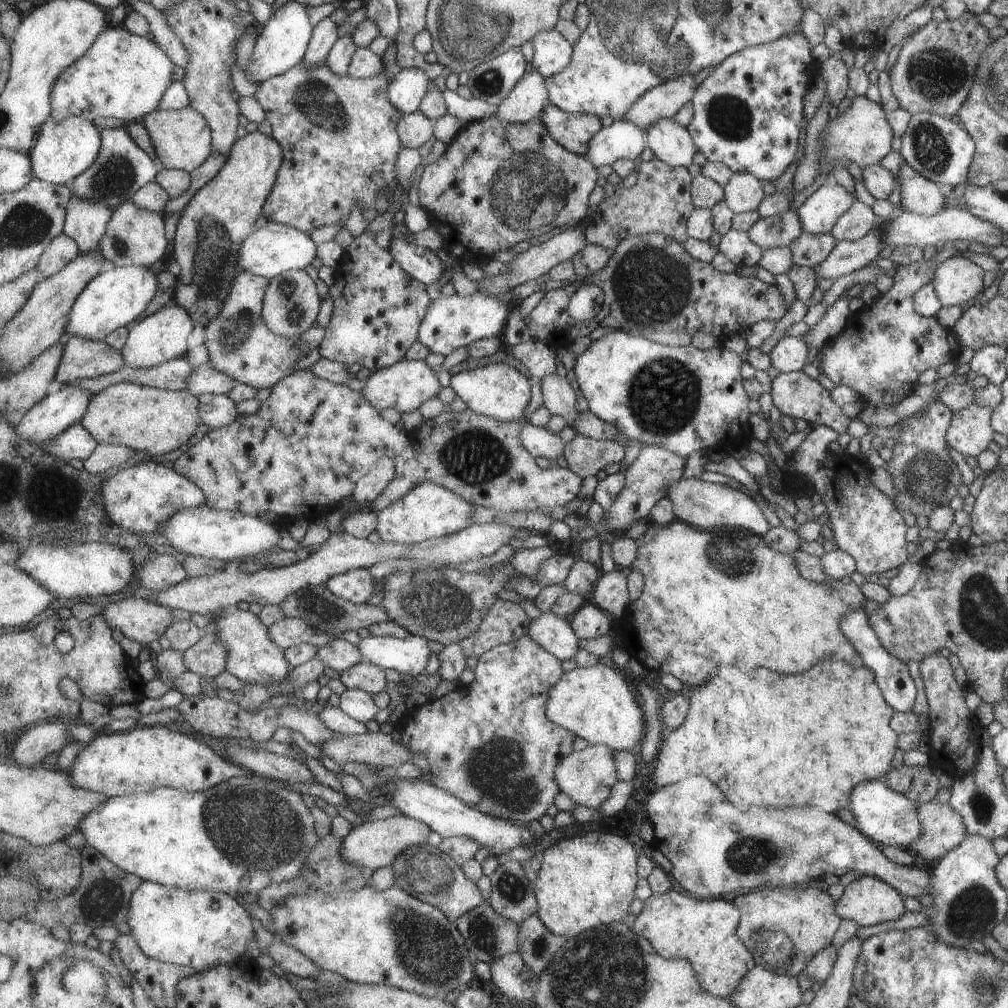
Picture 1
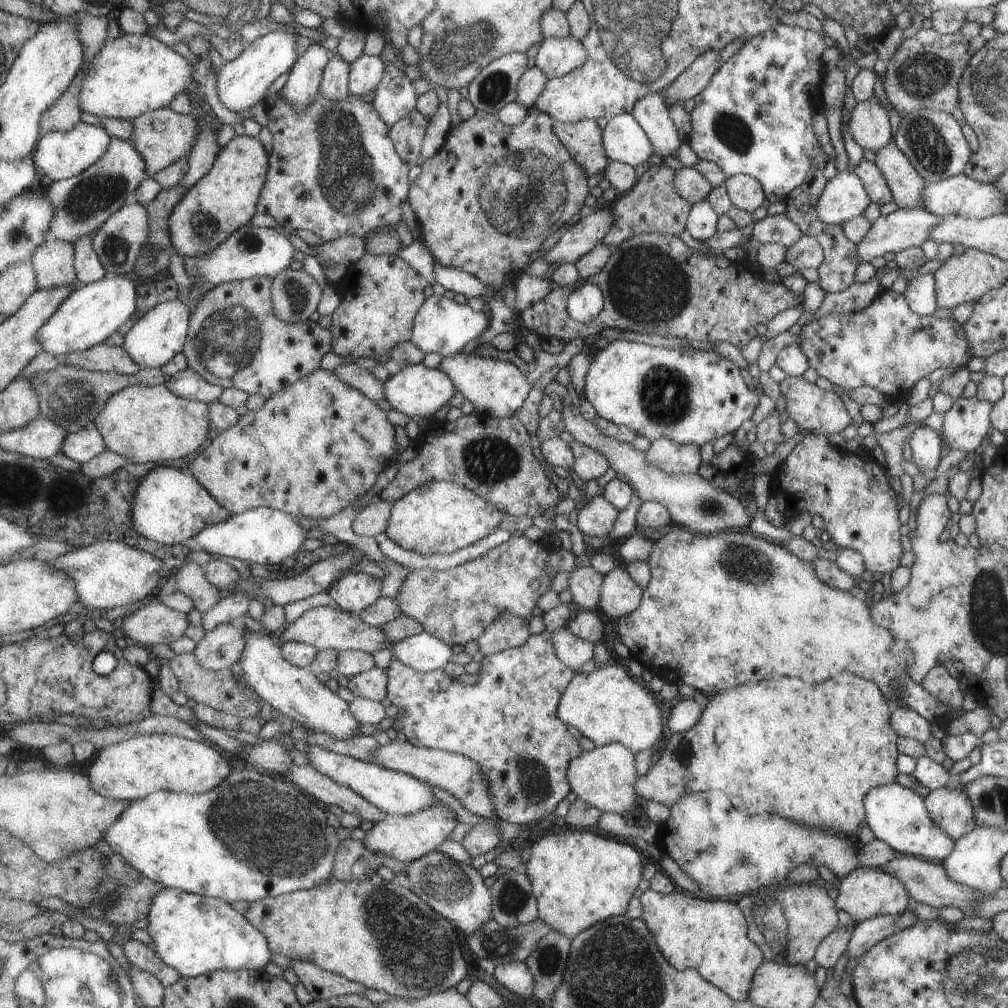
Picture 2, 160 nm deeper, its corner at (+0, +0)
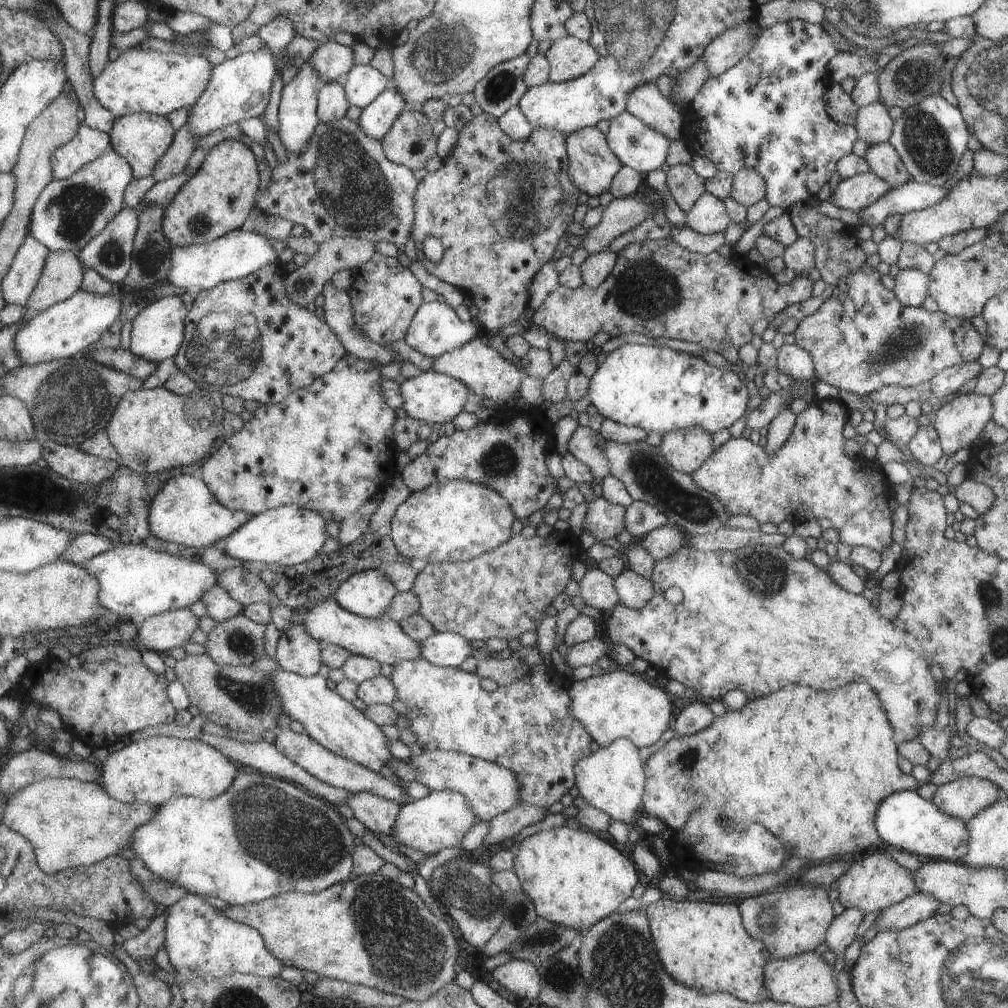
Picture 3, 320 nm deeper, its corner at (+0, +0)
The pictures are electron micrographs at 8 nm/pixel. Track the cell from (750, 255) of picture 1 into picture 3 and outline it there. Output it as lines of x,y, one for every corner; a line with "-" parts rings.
672,224
671,226
672,228
667,239
671,239
674,243
692,252
706,255
716,251
721,245
725,244
723,232
702,235
685,224
680,227

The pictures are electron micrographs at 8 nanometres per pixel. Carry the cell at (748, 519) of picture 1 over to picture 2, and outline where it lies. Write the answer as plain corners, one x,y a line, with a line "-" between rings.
561,398
561,409
564,421
566,422
566,430
575,438
575,440
585,443
593,450
599,451
609,463
609,466
621,474
635,494
642,501
655,501
662,503
670,513
671,523
679,528
685,528
696,535
713,535
723,530
739,530
749,526
750,520
747,518
747,511
744,504
735,496
729,494
723,489
719,489
711,484
707,479
699,476
697,473
685,474
667,474
665,471
655,468
646,461
646,454
633,448
630,444
617,442
615,439
609,438
597,428
594,421
585,420
579,413
579,407
574,407
571,403
569,406
563,404

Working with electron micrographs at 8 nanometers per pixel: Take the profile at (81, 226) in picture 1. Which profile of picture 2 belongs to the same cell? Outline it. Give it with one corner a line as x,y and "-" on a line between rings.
94,235
81,237
75,244
76,269
78,270
78,282
81,285
90,285
103,280
108,270
105,268
98,252
94,247

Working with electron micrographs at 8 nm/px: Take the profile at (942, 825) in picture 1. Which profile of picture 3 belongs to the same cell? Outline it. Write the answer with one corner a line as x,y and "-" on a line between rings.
960,776
937,787
930,801
940,811
965,823
991,805
1000,794
998,786
990,780

